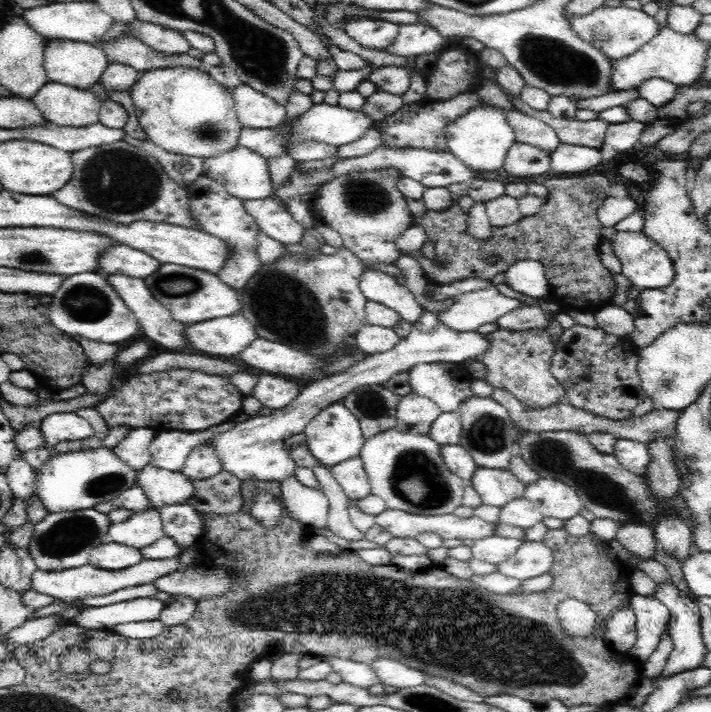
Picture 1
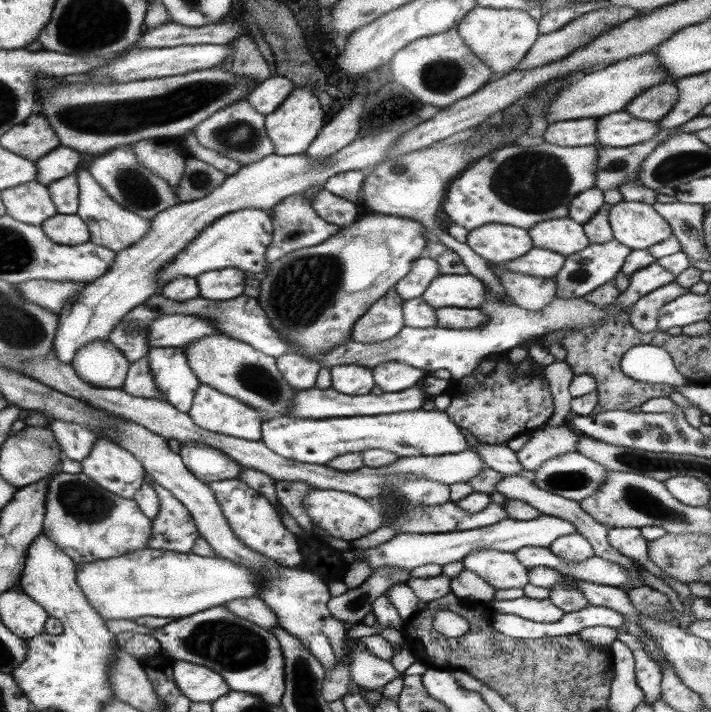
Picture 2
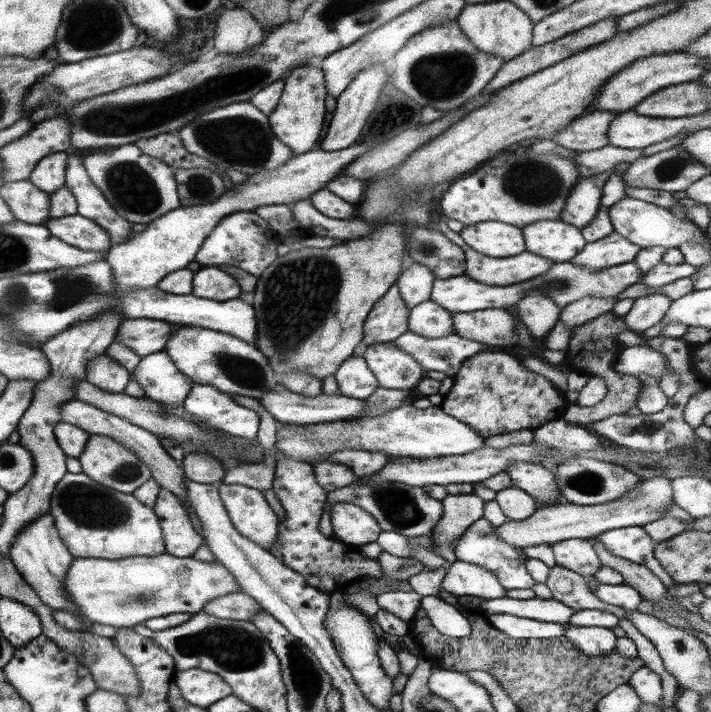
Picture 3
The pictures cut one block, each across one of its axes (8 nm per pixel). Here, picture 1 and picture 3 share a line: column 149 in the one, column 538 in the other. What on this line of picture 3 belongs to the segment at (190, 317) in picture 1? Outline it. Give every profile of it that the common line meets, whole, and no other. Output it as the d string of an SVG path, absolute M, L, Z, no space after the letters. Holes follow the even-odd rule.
M568 261L553 263L544 274L507 286L489 286L463 275L453 276L447 279L434 278L430 299L431 302L439 304L441 308L445 308L445 310L448 310L450 313L473 312L487 308L505 309L505 307L516 307L517 301L523 297L523 293L525 293L527 289L539 289L539 291L543 291L547 297L551 298L551 300L555 302L555 305L562 309L565 305L569 305L571 302L585 296L593 295L595 297L616 298L617 293L637 283L639 279L640 273L634 262L608 267L593 273L583 268L575 267Z

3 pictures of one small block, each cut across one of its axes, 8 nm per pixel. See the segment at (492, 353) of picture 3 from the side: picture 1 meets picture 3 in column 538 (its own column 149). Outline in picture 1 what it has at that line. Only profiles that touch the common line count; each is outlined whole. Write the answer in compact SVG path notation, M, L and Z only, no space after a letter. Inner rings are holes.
M174 369L172 372L128 374L122 385L111 396L101 401L95 409L104 417L112 430L120 424L131 428L149 426L162 430L207 430L230 421L242 408L245 397L226 377L192 369Z

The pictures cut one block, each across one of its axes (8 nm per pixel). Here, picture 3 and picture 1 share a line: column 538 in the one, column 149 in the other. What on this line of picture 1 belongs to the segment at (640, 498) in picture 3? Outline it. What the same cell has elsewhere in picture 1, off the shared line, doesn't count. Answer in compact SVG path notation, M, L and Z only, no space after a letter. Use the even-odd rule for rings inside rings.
M149 507L118 524L111 524L107 537L115 543L137 549L154 544L165 534L159 509Z

